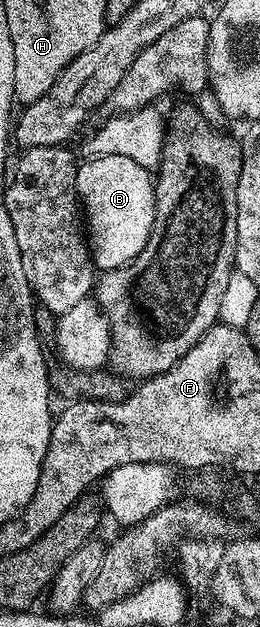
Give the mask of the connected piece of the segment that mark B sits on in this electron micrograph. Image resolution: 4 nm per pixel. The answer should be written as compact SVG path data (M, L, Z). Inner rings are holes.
M95 156L77 166L76 193L86 220L93 266L101 272L124 267L142 251L153 229L156 195L151 172L130 157Z

